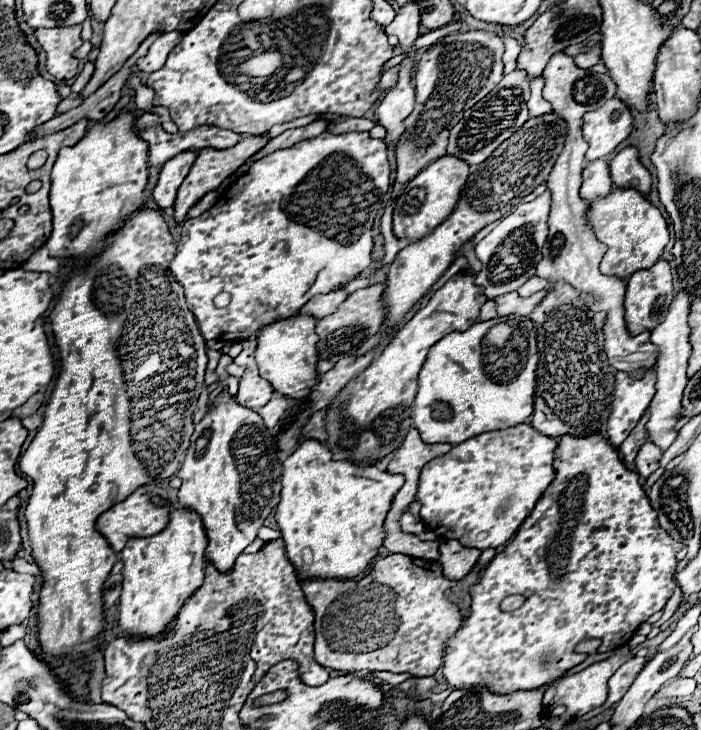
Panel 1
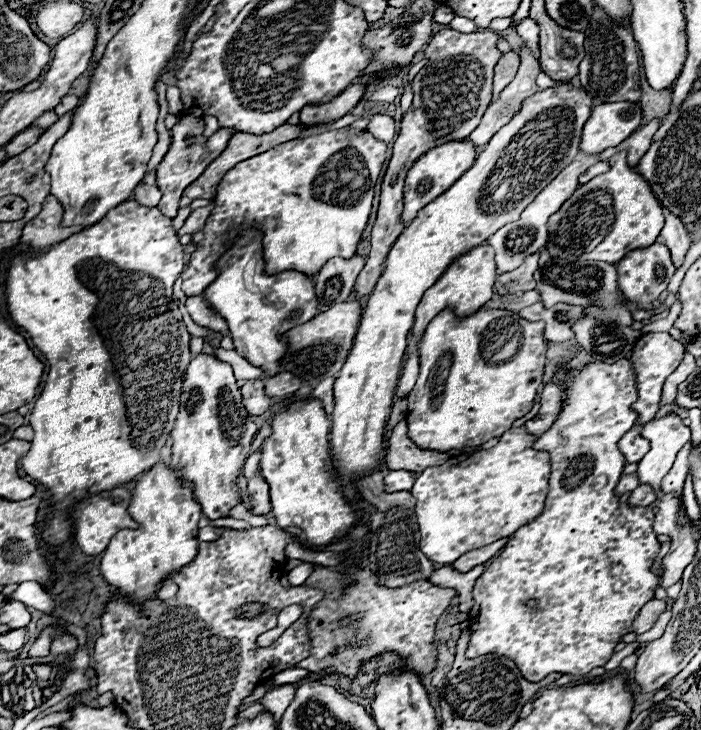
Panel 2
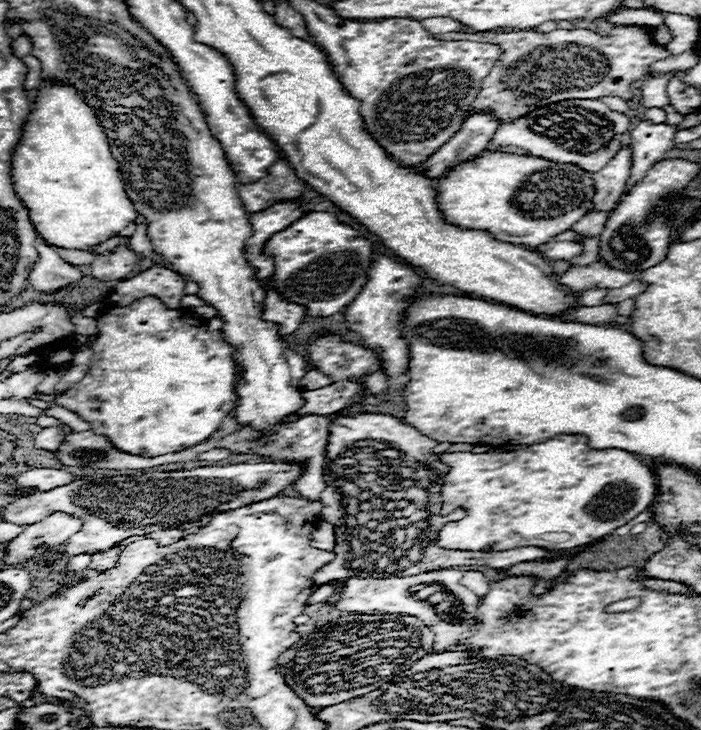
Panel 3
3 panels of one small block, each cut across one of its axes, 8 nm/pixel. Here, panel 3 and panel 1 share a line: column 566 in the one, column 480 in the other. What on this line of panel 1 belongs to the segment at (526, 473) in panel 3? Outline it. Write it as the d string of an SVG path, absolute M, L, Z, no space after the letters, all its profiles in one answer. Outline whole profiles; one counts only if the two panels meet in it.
M518 424L514 428L474 436L454 446L448 454L430 460L422 468L418 484L418 502L422 504L420 516L428 530L436 532L440 538L458 538L462 546L480 550L506 544L550 486L554 478L552 460L556 446L556 438L544 436L528 424Z

